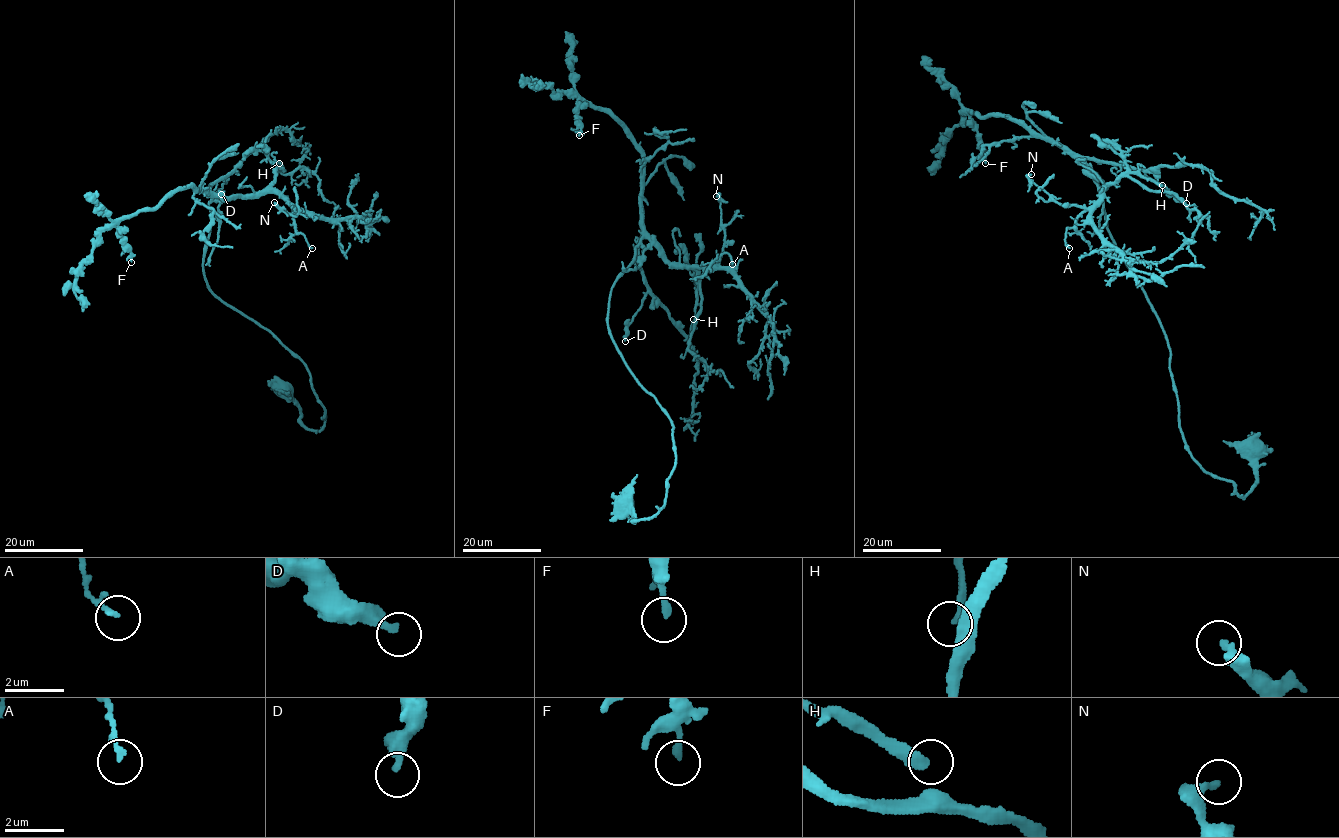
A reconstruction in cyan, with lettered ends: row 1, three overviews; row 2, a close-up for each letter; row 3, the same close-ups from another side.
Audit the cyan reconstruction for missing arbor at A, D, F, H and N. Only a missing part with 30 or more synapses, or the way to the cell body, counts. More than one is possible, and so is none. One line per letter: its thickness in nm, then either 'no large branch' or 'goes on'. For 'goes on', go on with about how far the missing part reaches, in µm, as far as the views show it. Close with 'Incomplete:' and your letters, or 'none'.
A: 160 nm | no large branch
D: 300 nm | no large branch
F: 220 nm | no large branch
H: 190 nm | goes on | 30 µm
N: 280 nm | no large branch
Incomplete: H

